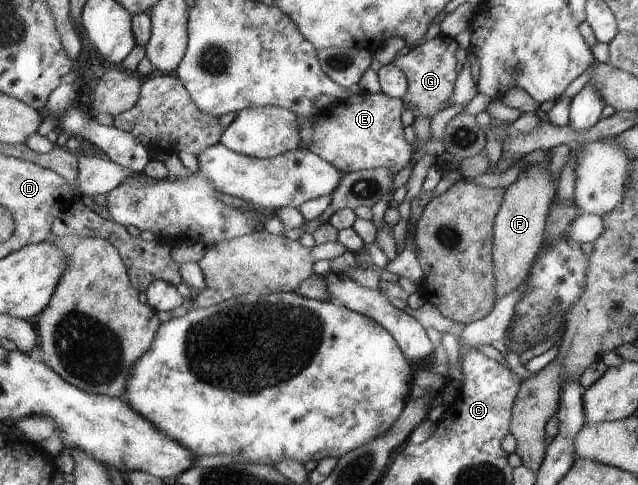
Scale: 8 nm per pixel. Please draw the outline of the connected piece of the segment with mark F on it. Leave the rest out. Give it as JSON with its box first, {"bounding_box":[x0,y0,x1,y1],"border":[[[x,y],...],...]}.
{"bounding_box":[493,164,556,298],"border":[[[529,164],[525,173],[519,174],[508,187],[504,188],[504,202],[496,212],[493,223],[493,274],[496,278],[496,298],[501,298],[523,284],[528,276],[532,260],[544,242],[544,228],[547,214],[556,194],[554,182],[549,178],[549,171],[538,170]]]}

